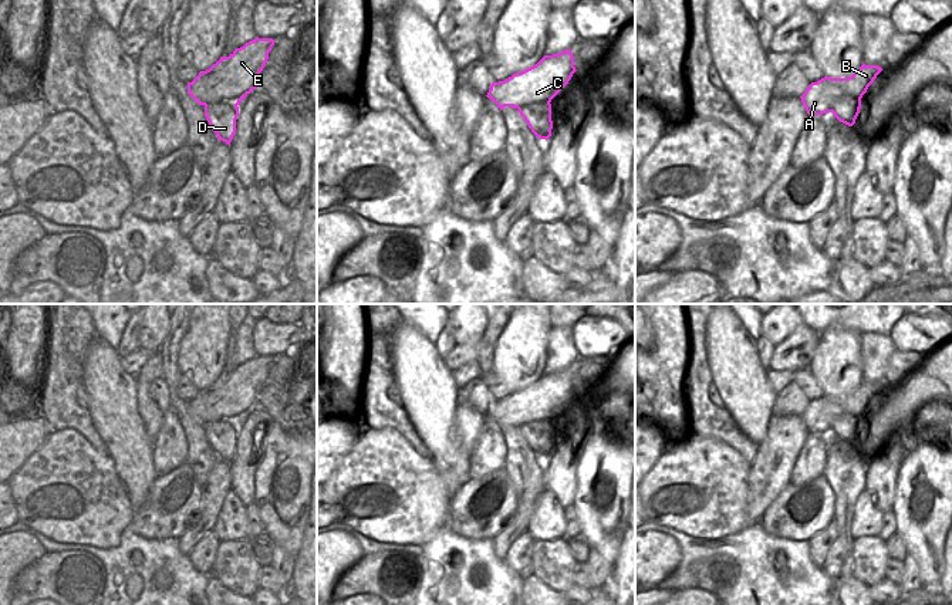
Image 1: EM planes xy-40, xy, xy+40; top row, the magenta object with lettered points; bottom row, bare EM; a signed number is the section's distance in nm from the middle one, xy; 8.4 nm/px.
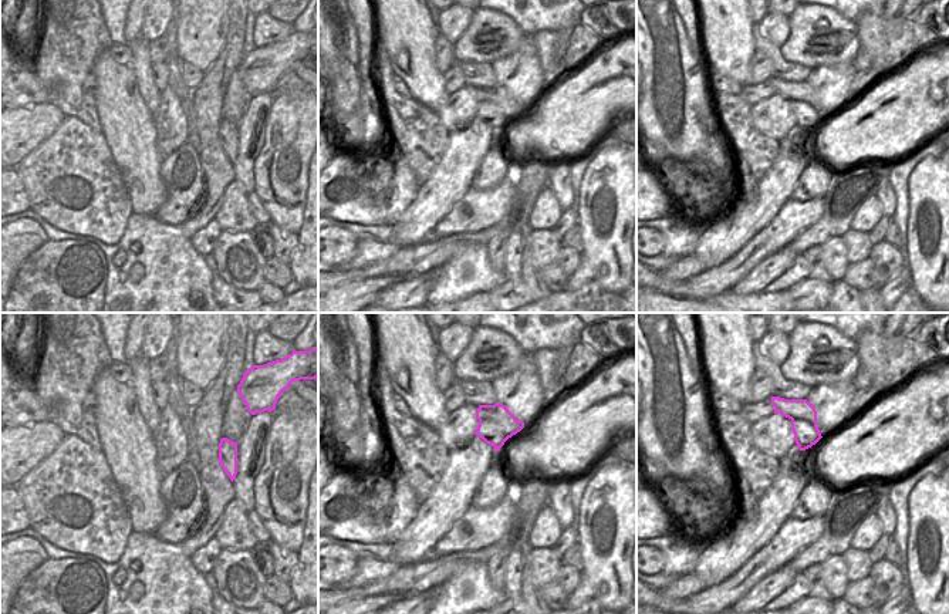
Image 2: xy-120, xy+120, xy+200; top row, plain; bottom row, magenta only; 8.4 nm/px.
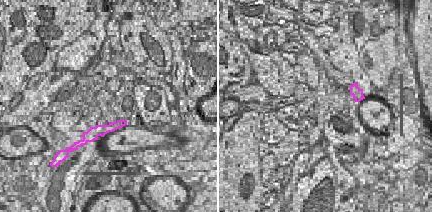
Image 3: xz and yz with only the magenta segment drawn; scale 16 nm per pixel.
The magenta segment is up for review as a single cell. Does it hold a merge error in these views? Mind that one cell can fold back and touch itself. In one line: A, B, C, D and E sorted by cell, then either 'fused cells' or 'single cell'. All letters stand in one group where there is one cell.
A B C E / D; fused cells

